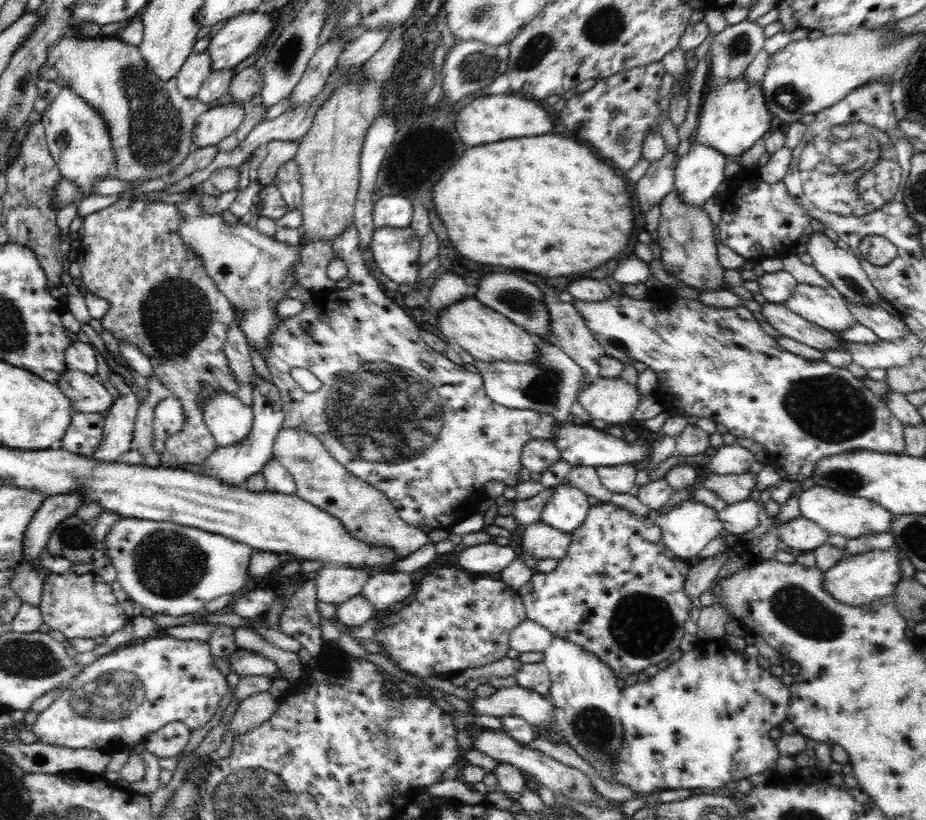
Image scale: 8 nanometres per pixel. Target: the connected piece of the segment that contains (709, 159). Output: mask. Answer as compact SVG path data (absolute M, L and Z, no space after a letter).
M691 142L689 152L679 158L674 172L674 191L680 201L702 207L724 179L726 157L708 145Z

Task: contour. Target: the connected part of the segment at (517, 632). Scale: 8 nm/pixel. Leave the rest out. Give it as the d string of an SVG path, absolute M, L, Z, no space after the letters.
M527 618L512 629L509 645L520 653L544 652L553 640L553 634L547 628Z

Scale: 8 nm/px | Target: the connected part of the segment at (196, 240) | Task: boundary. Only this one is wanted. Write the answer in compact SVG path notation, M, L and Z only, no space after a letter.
M200 190L186 203L176 204L183 221L180 223L180 238L201 256L206 273L212 277L216 286L226 295L233 310L245 310L241 320L247 342L251 342L262 355L268 350L268 334L274 324L280 322L276 315L276 304L286 296L286 290L294 284L289 269L298 261L298 248L286 247L274 237L258 231L250 221L243 220L238 226L227 226L221 216L200 213Z

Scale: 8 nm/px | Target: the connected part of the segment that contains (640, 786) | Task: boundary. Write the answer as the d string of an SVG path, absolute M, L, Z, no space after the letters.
M724 639L698 644L692 651L682 652L678 660L670 663L666 668L660 669L654 676L649 677L646 682L636 682L621 690L618 710L624 729L624 744L622 744L622 752L617 753L617 759L615 760L615 767L613 768L615 779L619 784L628 786L635 793L650 795L653 791L663 791L665 789L718 788L728 782L735 782L750 776L750 774L758 774L758 772L763 771L771 771L774 774L774 769L772 768L776 758L778 758L779 751L768 733L772 728L777 728L778 724L786 720L784 714L786 713L786 708L788 708L788 700L789 687L782 683L780 677L772 675L770 668L764 669L758 663L757 657L752 657L744 651L731 648L730 645L724 642Z

